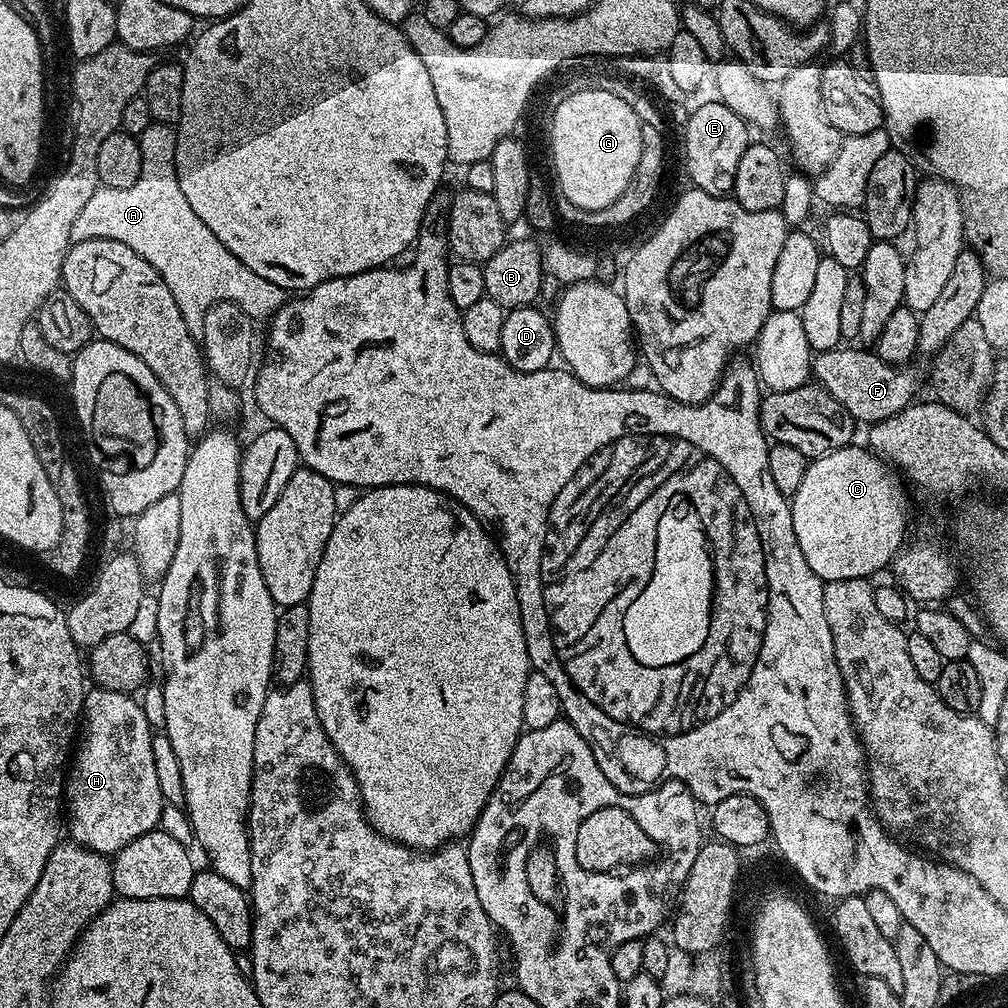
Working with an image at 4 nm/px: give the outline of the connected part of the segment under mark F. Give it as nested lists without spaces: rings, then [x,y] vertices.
[[[837,346],[830,352],[819,353],[812,361],[811,371],[818,384],[832,394],[856,422],[871,426],[913,403],[916,380],[907,372],[907,367],[887,364],[872,350],[863,352],[860,348],[852,348],[856,346],[844,347]]]

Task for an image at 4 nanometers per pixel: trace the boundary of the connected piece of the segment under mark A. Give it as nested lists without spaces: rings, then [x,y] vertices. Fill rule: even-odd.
[[[154,122],[138,139],[142,150],[142,174],[138,182],[134,182],[134,186],[129,188],[101,186],[94,194],[90,194],[90,202],[86,202],[82,214],[74,218],[70,230],[71,243],[77,244],[94,238],[117,240],[130,246],[134,254],[146,258],[146,262],[150,262],[150,266],[154,266],[154,270],[162,274],[166,286],[170,286],[170,294],[174,294],[174,302],[178,302],[178,310],[182,310],[182,318],[190,334],[197,338],[202,334],[202,322],[206,318],[206,310],[210,310],[210,306],[214,306],[221,298],[256,296],[261,292],[264,296],[272,296],[273,309],[281,308],[286,302],[285,289],[279,288],[274,282],[260,281],[258,274],[254,274],[245,264],[238,262],[238,258],[234,258],[234,254],[230,254],[230,250],[226,250],[226,246],[222,246],[218,238],[214,238],[212,231],[206,227],[206,222],[202,222],[202,218],[198,218],[198,214],[190,210],[190,202],[186,202],[186,194],[182,194],[182,186],[178,186],[176,177],[175,131],[167,124]]]

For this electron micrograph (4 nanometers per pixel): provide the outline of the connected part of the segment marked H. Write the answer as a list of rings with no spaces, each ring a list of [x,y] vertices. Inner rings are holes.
[[[99,686],[85,695],[82,713],[84,741],[81,744],[79,741],[66,772],[64,796],[67,815],[68,812],[72,815],[71,839],[109,858],[121,852],[134,838],[157,831],[165,806],[162,790],[158,790],[158,773],[154,771],[154,728],[148,725],[148,716],[136,698],[127,692],[115,692]]]

